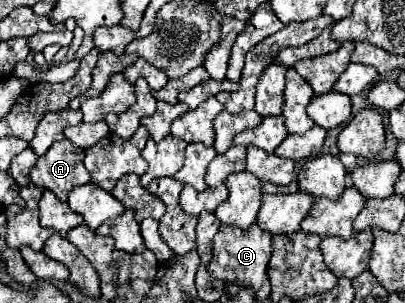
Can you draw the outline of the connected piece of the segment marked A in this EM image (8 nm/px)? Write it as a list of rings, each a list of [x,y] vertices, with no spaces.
[[[70,140],[54,142],[44,156],[38,158],[36,166],[30,172],[30,182],[52,190],[58,200],[66,202],[68,192],[78,186],[90,182],[90,174],[84,164],[84,150],[74,146]]]

